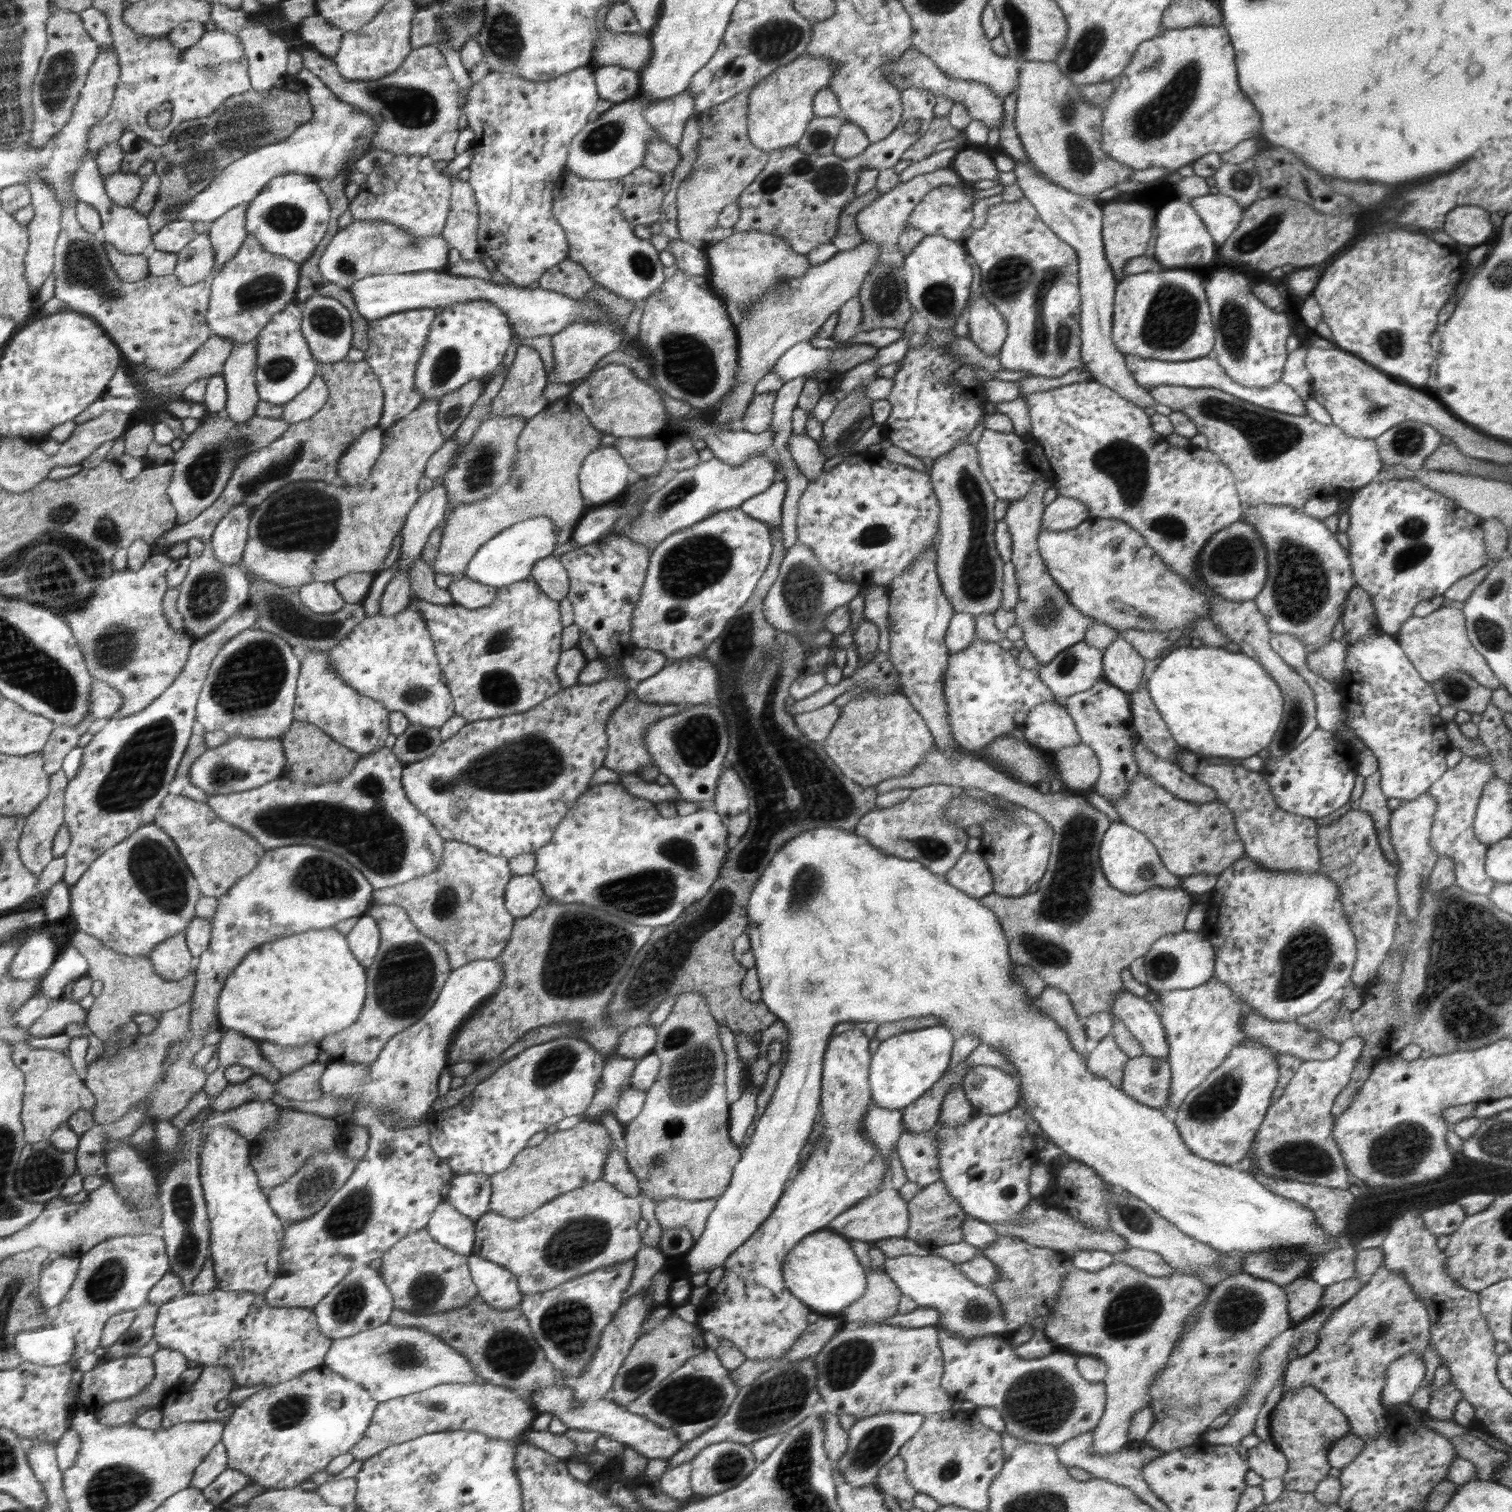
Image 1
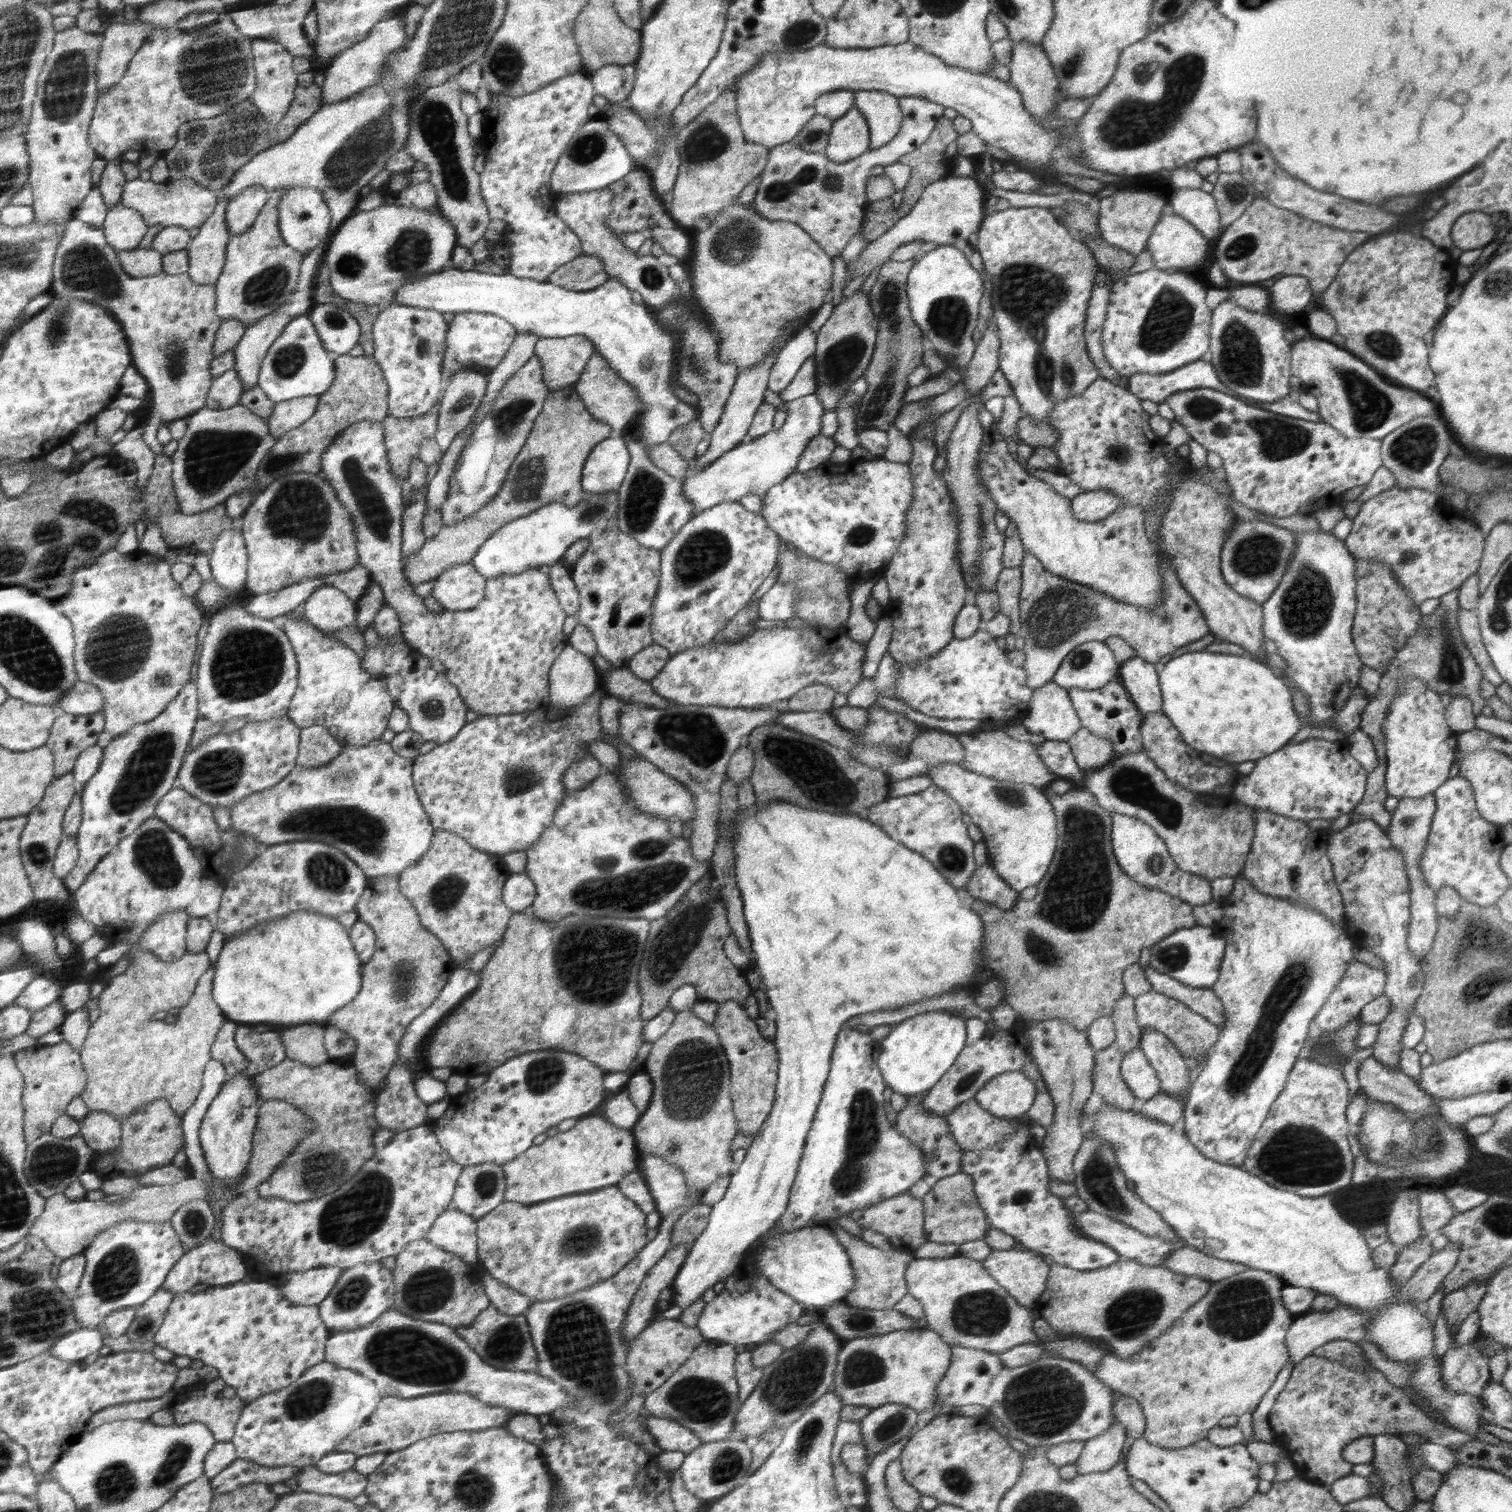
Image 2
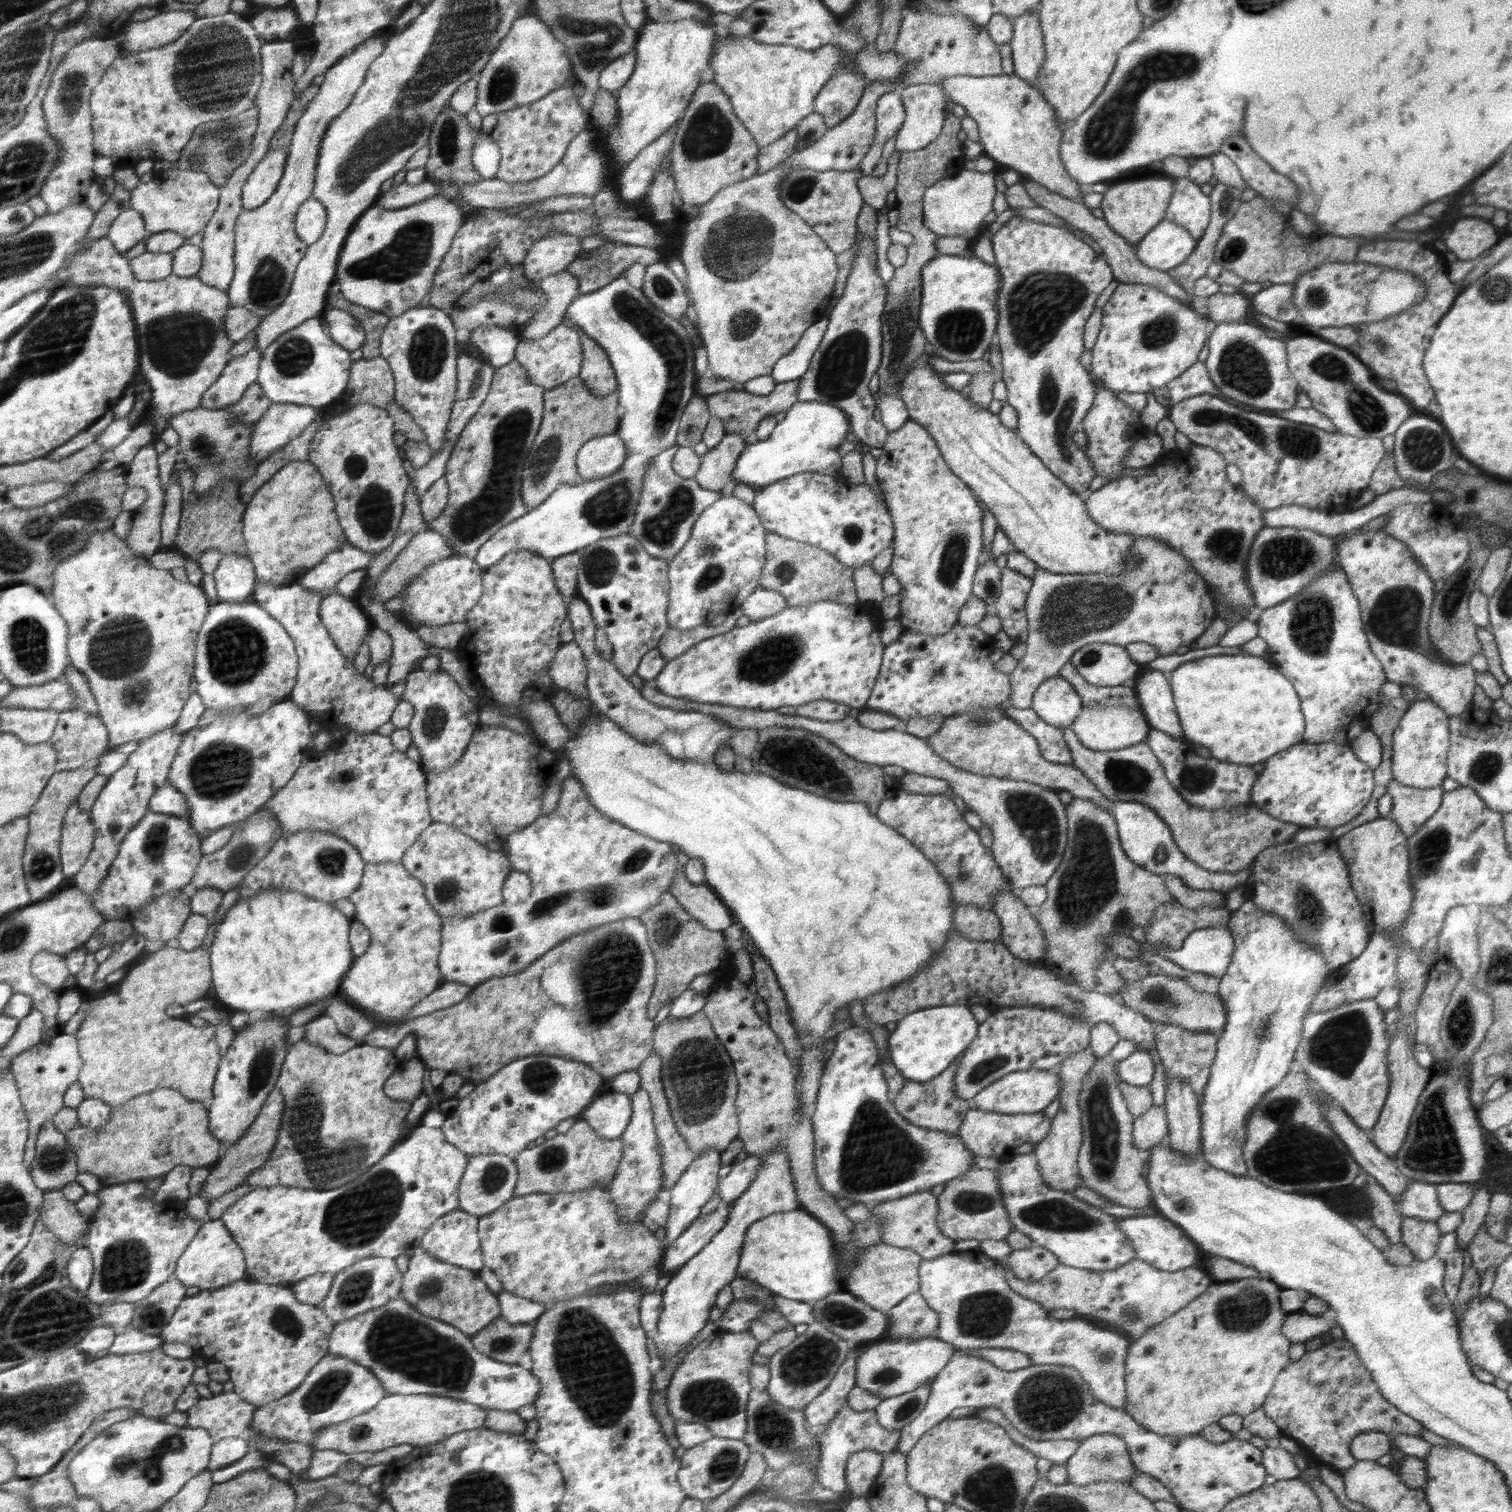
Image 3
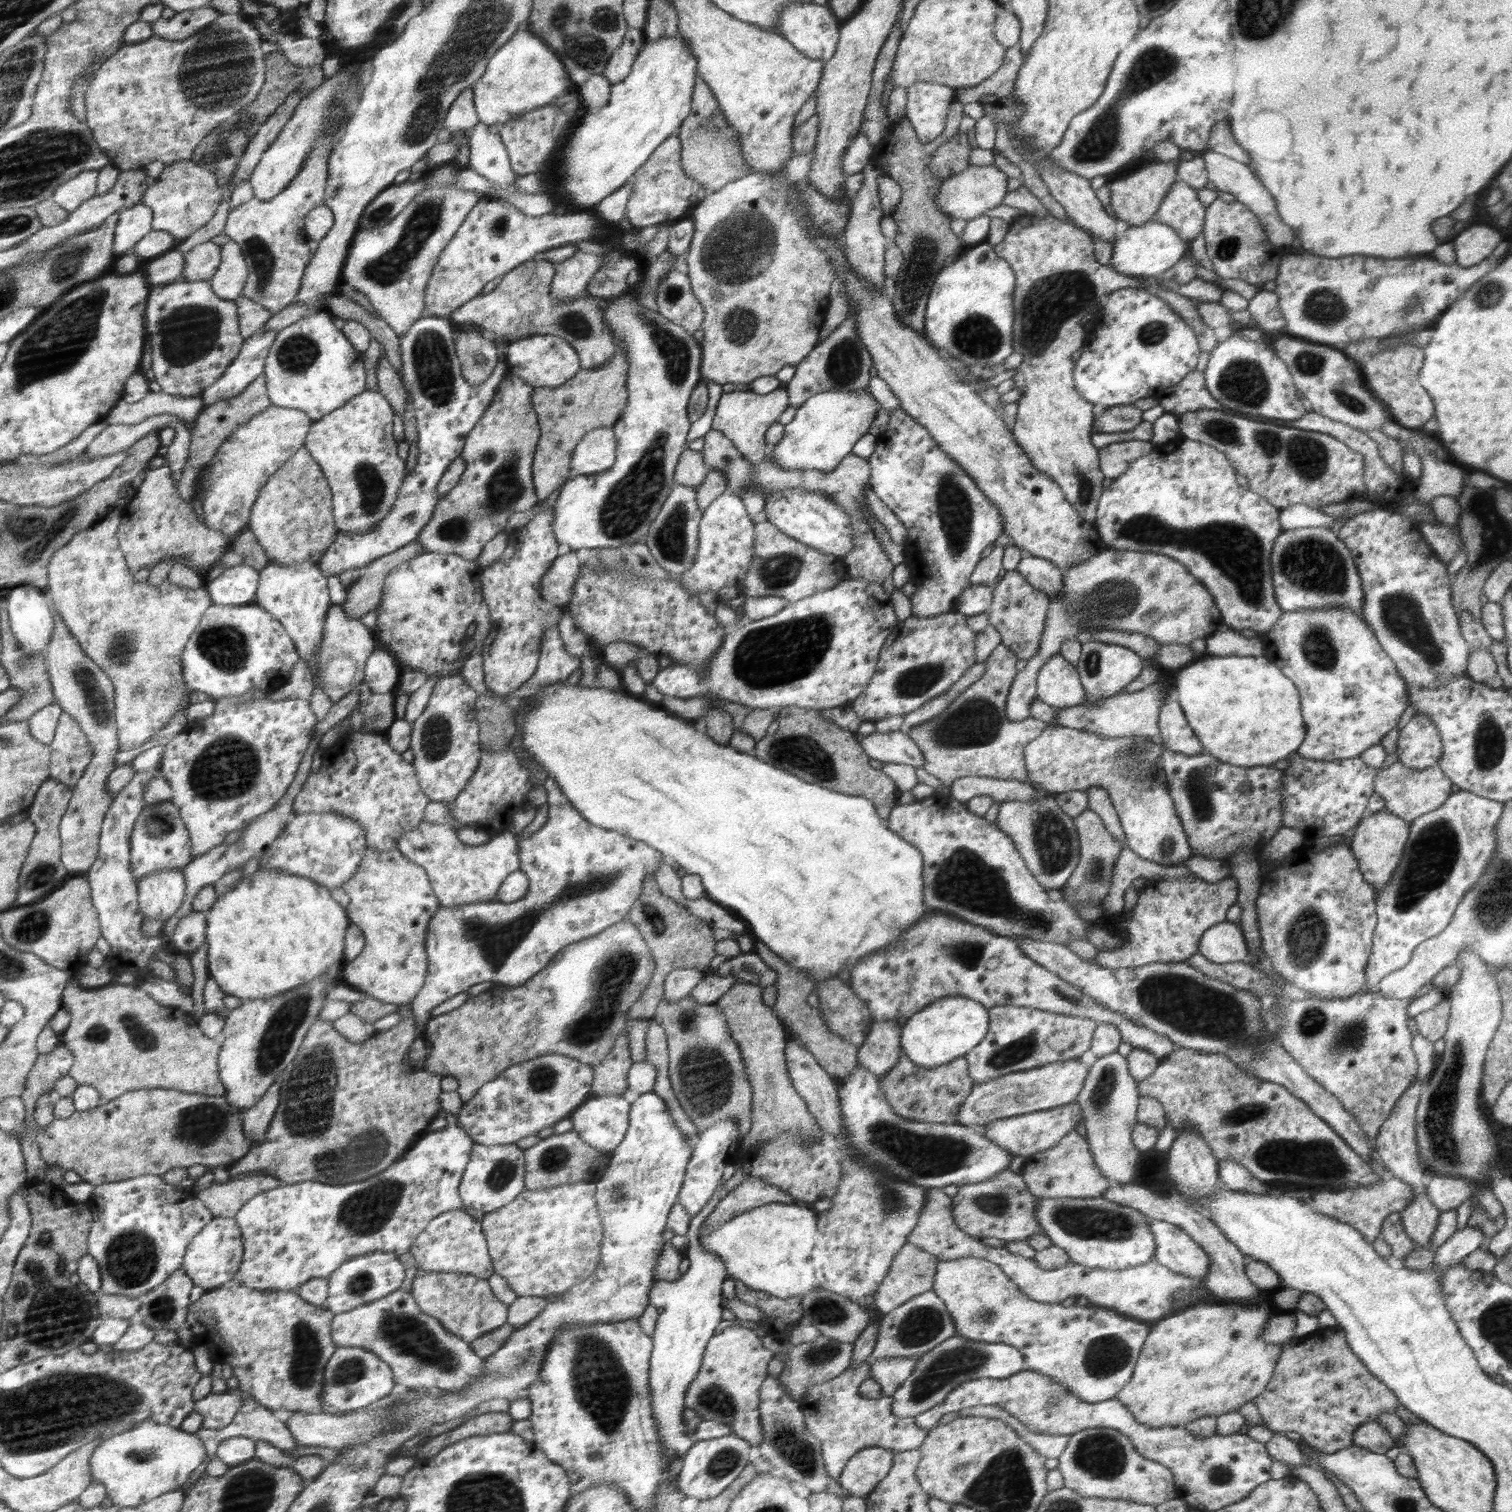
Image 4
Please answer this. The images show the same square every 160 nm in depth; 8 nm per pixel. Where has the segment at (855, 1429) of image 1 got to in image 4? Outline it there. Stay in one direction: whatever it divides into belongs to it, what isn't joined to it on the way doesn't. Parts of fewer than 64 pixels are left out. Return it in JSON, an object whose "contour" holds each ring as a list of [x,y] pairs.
{"contour":[[[954,1335],[941,1343],[938,1347],[926,1352],[919,1358],[917,1368],[913,1374],[897,1388],[893,1397],[894,1413],[897,1416],[906,1418],[907,1416],[917,1417],[923,1412],[929,1411],[930,1408],[936,1407],[937,1404],[945,1402],[950,1391],[956,1388],[958,1384],[964,1383],[965,1380],[981,1379],[988,1377],[991,1379],[1005,1379],[1024,1369],[1024,1356],[1015,1347],[1001,1343],[984,1343],[982,1341],[968,1341],[963,1336]]]}

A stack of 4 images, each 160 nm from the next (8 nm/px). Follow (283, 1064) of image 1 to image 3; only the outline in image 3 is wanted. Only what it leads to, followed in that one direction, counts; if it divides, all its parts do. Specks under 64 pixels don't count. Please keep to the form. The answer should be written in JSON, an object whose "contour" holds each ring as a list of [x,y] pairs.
{"contour":[[[326,1014],[305,1024],[302,1039],[313,1041],[313,1044],[320,1044],[327,1052],[333,1052],[336,1055],[342,1055],[343,1052],[358,1046],[358,1040],[341,1032],[333,1017]]]}

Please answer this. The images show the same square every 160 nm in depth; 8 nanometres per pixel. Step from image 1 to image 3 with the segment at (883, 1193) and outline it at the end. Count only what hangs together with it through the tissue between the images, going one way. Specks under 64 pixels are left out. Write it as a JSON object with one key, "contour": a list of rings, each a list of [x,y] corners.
{"contour":[[[930,1190],[918,1191],[913,1195],[888,1200],[880,1203],[878,1208],[872,1208],[872,1214],[876,1214],[876,1217],[884,1217],[885,1244],[896,1248],[910,1248],[921,1254],[924,1260],[956,1253],[956,1247],[954,1247],[956,1241],[946,1237],[939,1226],[940,1212],[938,1197],[934,1196]]]}

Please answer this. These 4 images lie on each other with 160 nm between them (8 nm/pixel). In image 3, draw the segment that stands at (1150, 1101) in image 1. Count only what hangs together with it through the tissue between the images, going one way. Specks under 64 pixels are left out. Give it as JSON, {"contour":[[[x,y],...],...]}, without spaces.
{"contour":[[[1136,1050],[1124,1060],[1117,1061],[1119,1078],[1132,1086],[1149,1086],[1154,1076],[1154,1062],[1145,1050]]]}

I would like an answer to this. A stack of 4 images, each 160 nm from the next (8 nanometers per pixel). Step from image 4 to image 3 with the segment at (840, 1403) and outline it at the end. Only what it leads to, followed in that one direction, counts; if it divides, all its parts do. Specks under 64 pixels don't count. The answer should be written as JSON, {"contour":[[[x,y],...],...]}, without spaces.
{"contour":[[[846,1403],[842,1410],[829,1422],[829,1427],[819,1443],[821,1456],[817,1467],[818,1484],[824,1489],[847,1494],[849,1484],[845,1480],[845,1464],[848,1462],[850,1455],[860,1451],[894,1452],[900,1446],[900,1440],[901,1430],[882,1428],[875,1409],[854,1412]]]}

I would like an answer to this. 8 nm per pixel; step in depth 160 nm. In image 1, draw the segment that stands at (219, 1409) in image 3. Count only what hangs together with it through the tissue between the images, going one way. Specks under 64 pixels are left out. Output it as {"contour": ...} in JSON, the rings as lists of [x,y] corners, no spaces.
{"contour":[[[203,1365],[199,1378],[192,1384],[189,1391],[181,1392],[176,1400],[161,1405],[163,1417],[160,1428],[167,1429],[173,1427],[174,1424],[180,1424],[180,1422],[194,1421],[222,1421],[226,1424],[231,1417],[234,1407],[228,1404],[225,1410],[218,1411],[216,1403],[222,1398],[226,1399],[234,1388],[236,1388],[236,1384],[233,1381],[233,1373],[228,1367]]]}

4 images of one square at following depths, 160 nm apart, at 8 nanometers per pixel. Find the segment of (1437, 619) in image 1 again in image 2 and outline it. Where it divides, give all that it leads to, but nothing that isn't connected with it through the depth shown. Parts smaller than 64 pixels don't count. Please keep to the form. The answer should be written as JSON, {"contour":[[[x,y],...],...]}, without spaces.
{"contour":[[[1460,607],[1457,614],[1457,630],[1462,635],[1462,640],[1466,643],[1466,648],[1470,654],[1476,659],[1483,678],[1490,684],[1497,687],[1504,682],[1503,678],[1495,669],[1487,650],[1485,649],[1483,640],[1481,639],[1480,627],[1478,624],[1478,617],[1475,610],[1466,610]]]}

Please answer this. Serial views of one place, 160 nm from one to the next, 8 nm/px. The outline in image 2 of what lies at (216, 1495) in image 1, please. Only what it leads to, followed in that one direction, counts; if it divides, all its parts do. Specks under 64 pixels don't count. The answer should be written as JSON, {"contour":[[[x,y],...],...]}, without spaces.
{"contour":[[[237,1458],[230,1463],[220,1474],[212,1480],[214,1494],[220,1495],[230,1491],[236,1491],[240,1487],[262,1482],[268,1486],[276,1482],[285,1482],[290,1478],[297,1478],[299,1470],[292,1466],[266,1466],[253,1460]]]}

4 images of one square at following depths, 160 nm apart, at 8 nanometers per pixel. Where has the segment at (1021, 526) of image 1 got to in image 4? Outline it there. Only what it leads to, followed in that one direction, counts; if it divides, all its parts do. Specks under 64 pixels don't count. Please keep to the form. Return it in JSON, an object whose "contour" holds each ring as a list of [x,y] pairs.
{"contour":[[[1106,548],[1084,563],[1064,568],[1061,591],[1048,597],[1041,645],[1037,654],[1026,662],[1024,669],[1016,673],[1007,696],[1005,713],[1011,721],[1020,722],[1031,717],[1030,707],[1037,698],[1038,673],[1046,662],[1059,654],[1065,640],[1077,640],[1080,644],[1086,644],[1094,640],[1091,630],[1109,628],[1120,632],[1139,632],[1162,643],[1189,645],[1196,638],[1207,638],[1224,624],[1220,609],[1208,589],[1181,562],[1153,552]]]}

